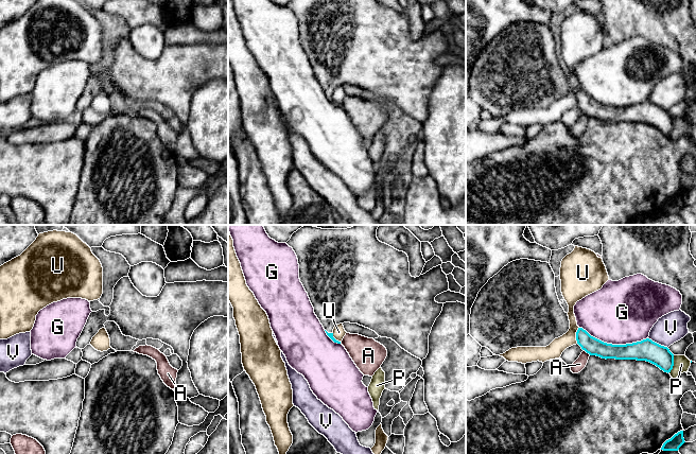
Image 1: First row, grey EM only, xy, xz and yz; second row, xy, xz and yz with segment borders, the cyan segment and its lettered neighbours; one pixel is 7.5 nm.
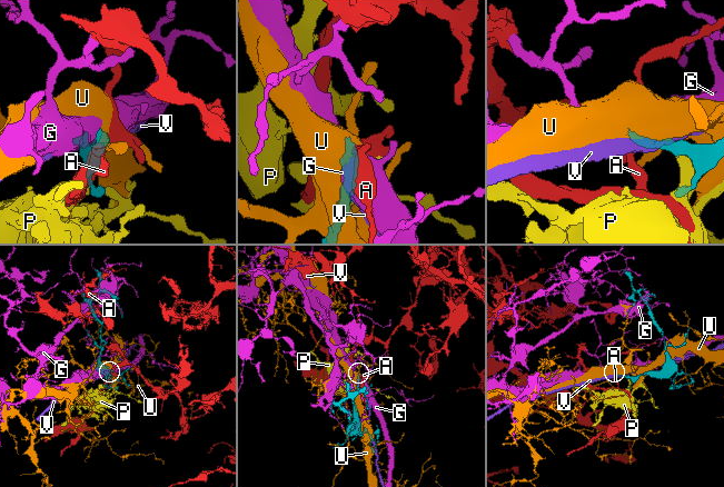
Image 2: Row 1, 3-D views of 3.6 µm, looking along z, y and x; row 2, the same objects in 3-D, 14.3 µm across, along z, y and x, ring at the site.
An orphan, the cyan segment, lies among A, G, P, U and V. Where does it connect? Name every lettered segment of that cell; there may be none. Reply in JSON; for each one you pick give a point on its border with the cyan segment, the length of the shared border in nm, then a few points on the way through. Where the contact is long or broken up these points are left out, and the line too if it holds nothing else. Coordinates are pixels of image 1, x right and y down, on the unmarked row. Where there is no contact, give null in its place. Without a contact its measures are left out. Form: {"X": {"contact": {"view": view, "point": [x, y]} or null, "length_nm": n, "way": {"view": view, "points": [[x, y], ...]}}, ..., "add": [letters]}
{"add": []}

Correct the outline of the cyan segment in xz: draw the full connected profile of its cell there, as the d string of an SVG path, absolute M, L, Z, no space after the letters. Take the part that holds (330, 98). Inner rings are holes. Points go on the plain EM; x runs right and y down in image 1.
M291 0L286 6L297 18L299 41L308 55L314 75L334 105L341 106L332 95L336 87L358 86L375 93L381 100L392 101L421 123L427 120L429 98L443 69L443 66L435 64L435 59L450 53L441 28L419 39L412 39L407 17L380 4L378 0Z

